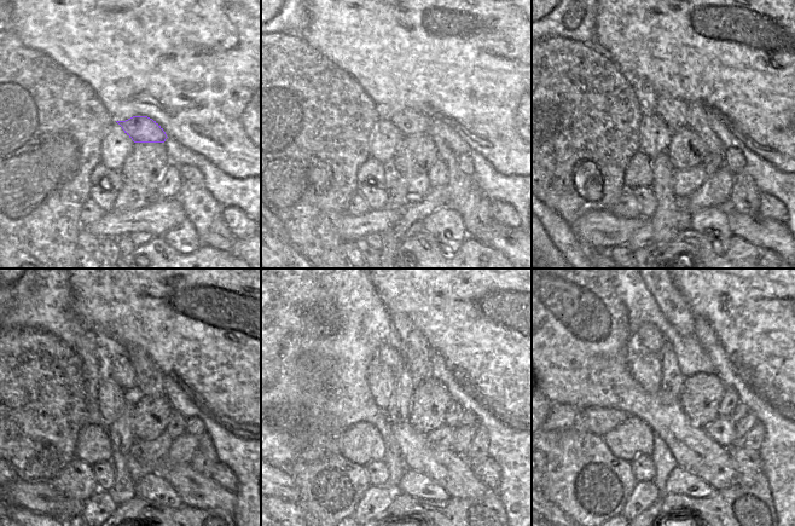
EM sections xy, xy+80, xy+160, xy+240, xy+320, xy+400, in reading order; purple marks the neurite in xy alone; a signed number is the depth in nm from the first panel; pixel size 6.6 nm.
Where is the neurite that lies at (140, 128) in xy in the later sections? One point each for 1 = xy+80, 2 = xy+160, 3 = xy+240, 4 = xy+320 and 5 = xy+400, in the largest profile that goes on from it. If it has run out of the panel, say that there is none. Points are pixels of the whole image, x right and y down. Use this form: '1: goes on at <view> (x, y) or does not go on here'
1: goes on at xy+80 (410, 122)
2: goes on at xy+160 (673, 111)
3: goes on at xy+240 (122, 373)
4: goes on at xy+320 (387, 354)
5: goes on at xy+400 (646, 339)

